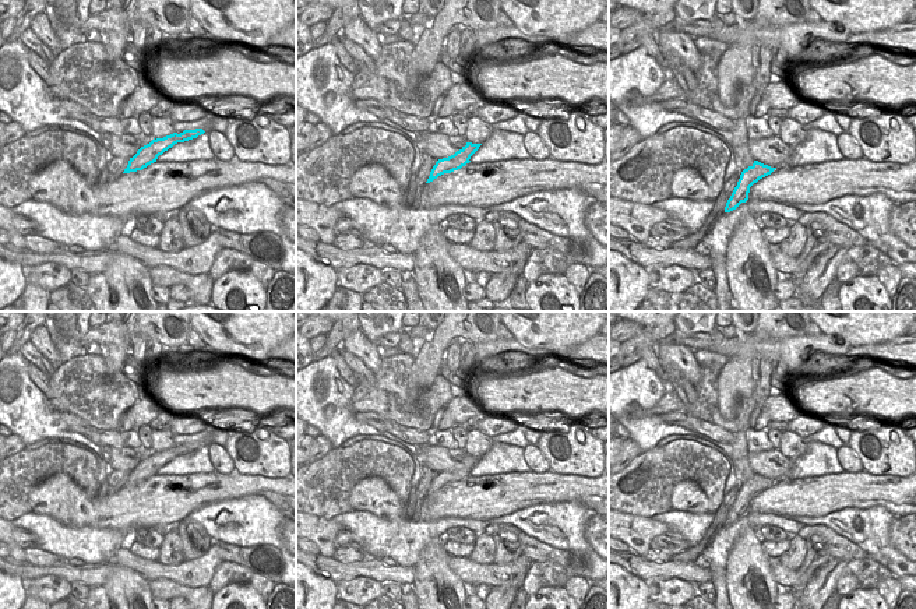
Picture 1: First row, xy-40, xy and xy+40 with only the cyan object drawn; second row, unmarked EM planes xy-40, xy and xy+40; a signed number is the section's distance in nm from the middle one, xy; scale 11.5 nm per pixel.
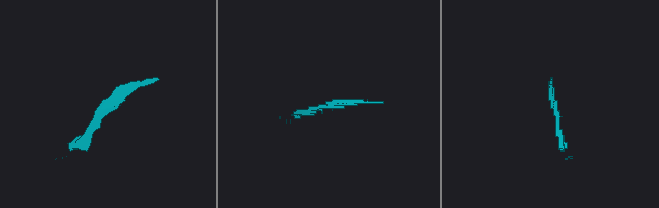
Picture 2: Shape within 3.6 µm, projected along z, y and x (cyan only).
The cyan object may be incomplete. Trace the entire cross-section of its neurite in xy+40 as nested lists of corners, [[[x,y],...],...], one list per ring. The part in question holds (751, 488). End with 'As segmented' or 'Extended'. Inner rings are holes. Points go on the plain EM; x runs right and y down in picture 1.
[[[758,474],[744,482],[740,487],[737,499],[734,500],[730,511],[726,515],[725,525],[736,522],[741,515],[748,513],[750,500],[760,492],[771,487],[776,480],[771,480]]]. As segmented

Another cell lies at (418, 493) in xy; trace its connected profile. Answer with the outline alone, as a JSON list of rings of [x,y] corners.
[[[426,467],[423,468],[422,478],[420,478],[419,483],[415,487],[411,489],[408,503],[405,504],[404,517],[406,520],[412,518],[415,510],[422,503],[422,500],[426,497],[426,494],[430,489],[430,485],[431,485],[431,482],[433,482],[433,479],[436,478],[437,474],[438,472],[433,472],[431,469],[429,469]]]

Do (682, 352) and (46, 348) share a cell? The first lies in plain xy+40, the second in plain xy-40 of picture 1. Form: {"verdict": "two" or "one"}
{"verdict": "one"}

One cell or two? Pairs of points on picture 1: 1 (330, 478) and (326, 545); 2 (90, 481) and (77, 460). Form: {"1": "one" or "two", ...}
{"1": "two", "2": "one"}

